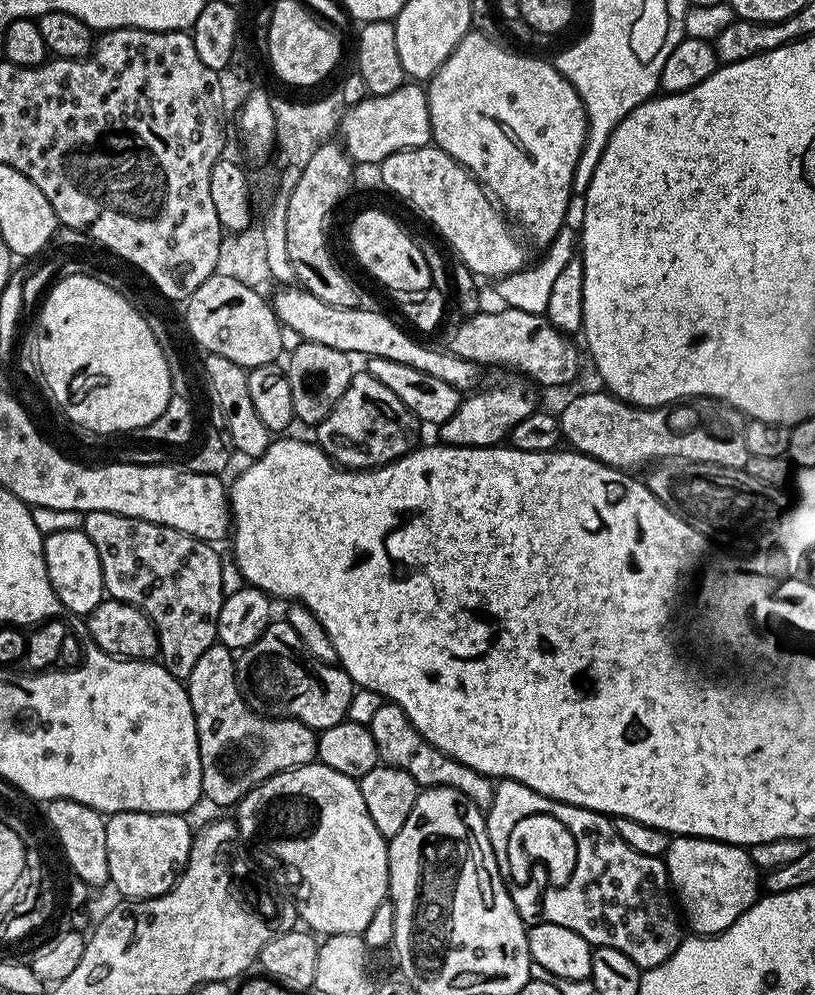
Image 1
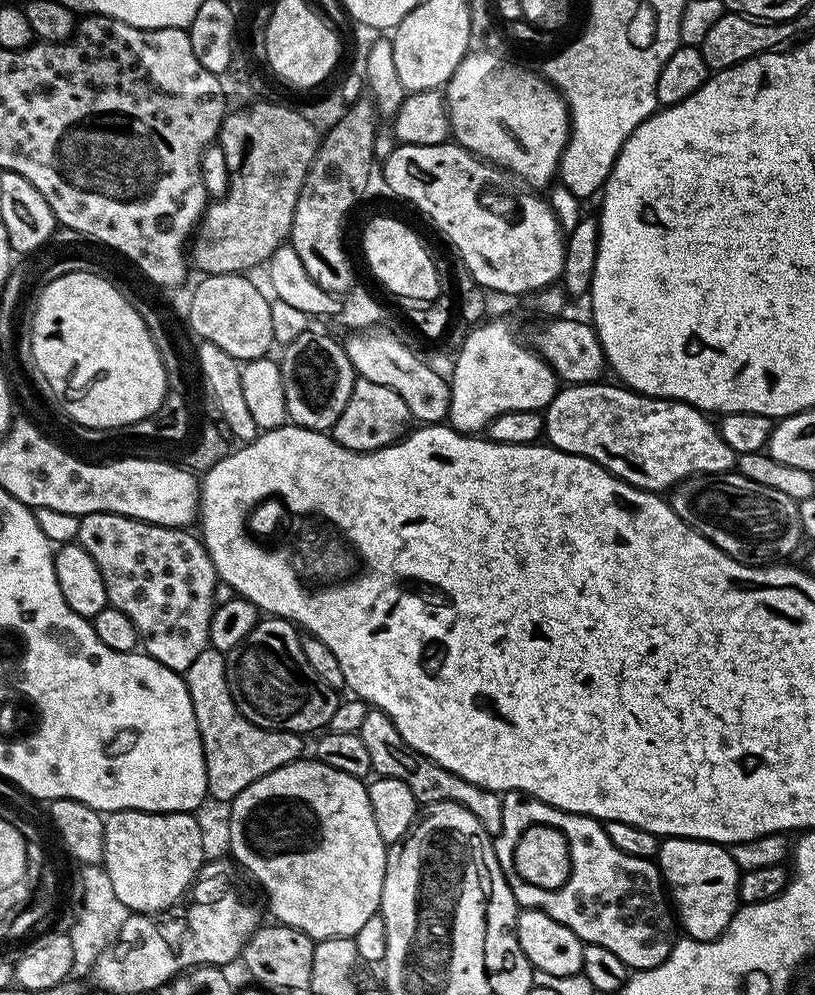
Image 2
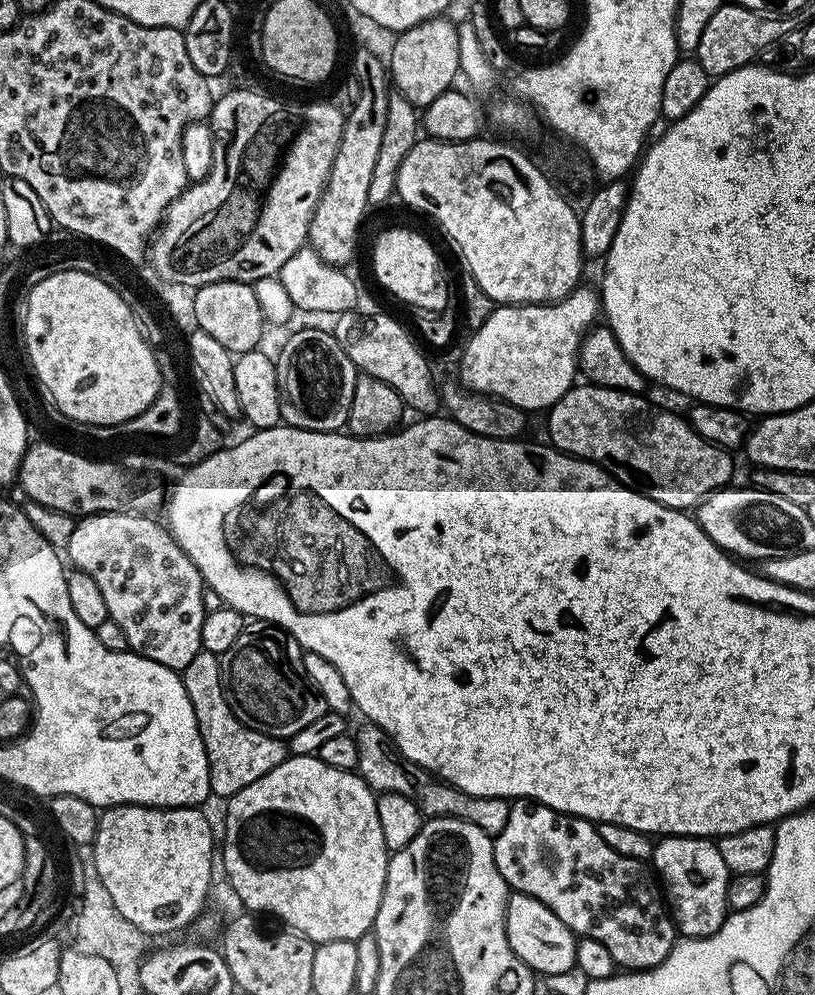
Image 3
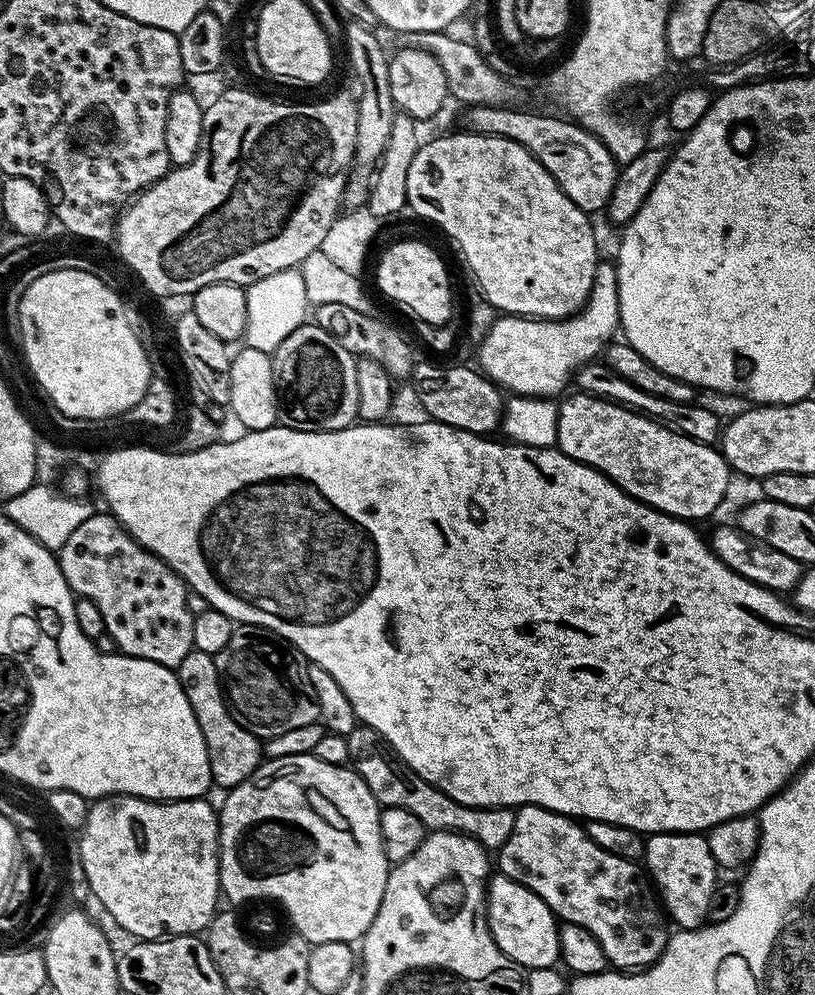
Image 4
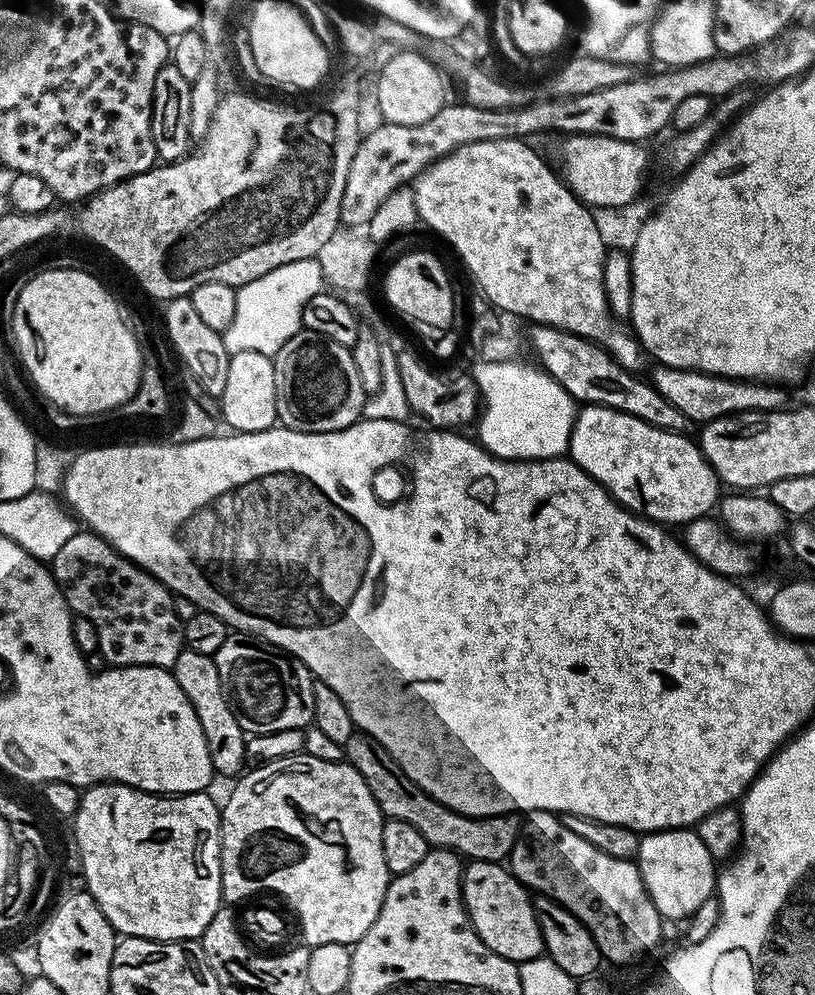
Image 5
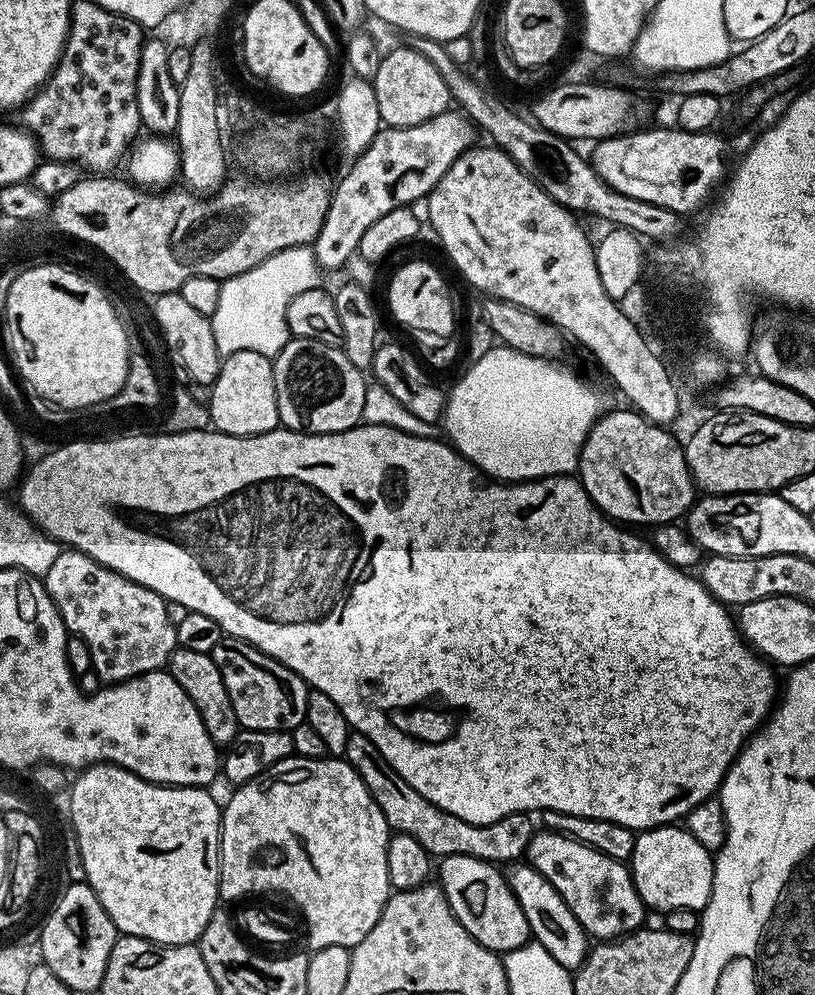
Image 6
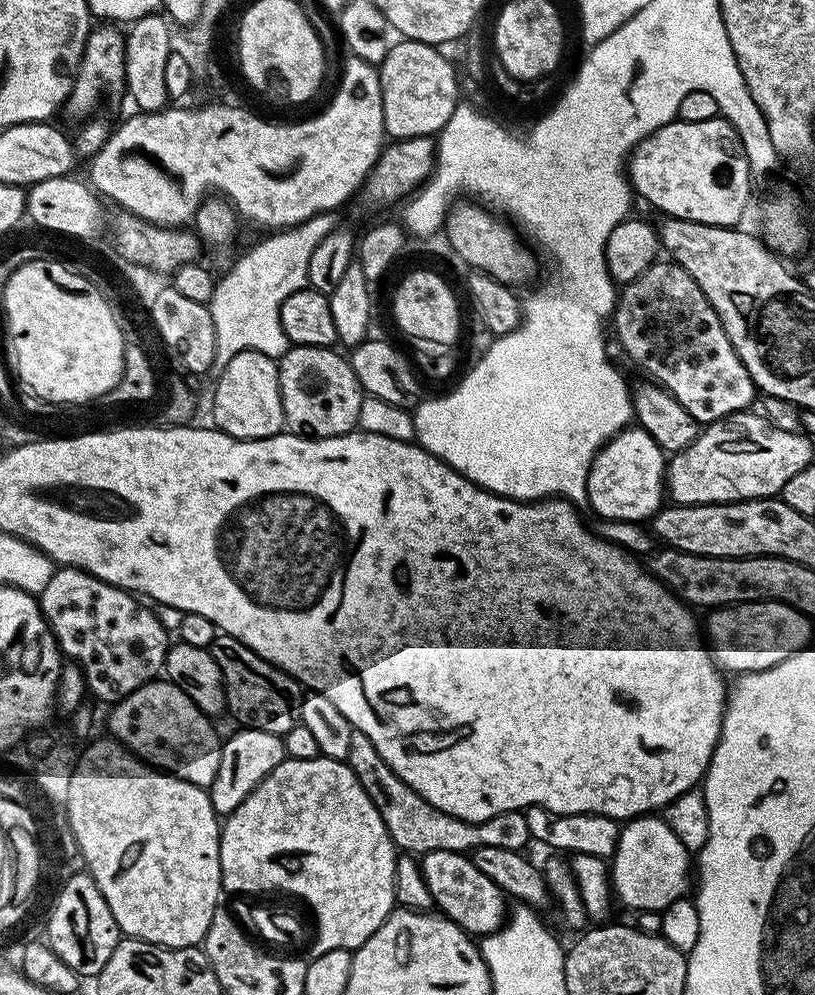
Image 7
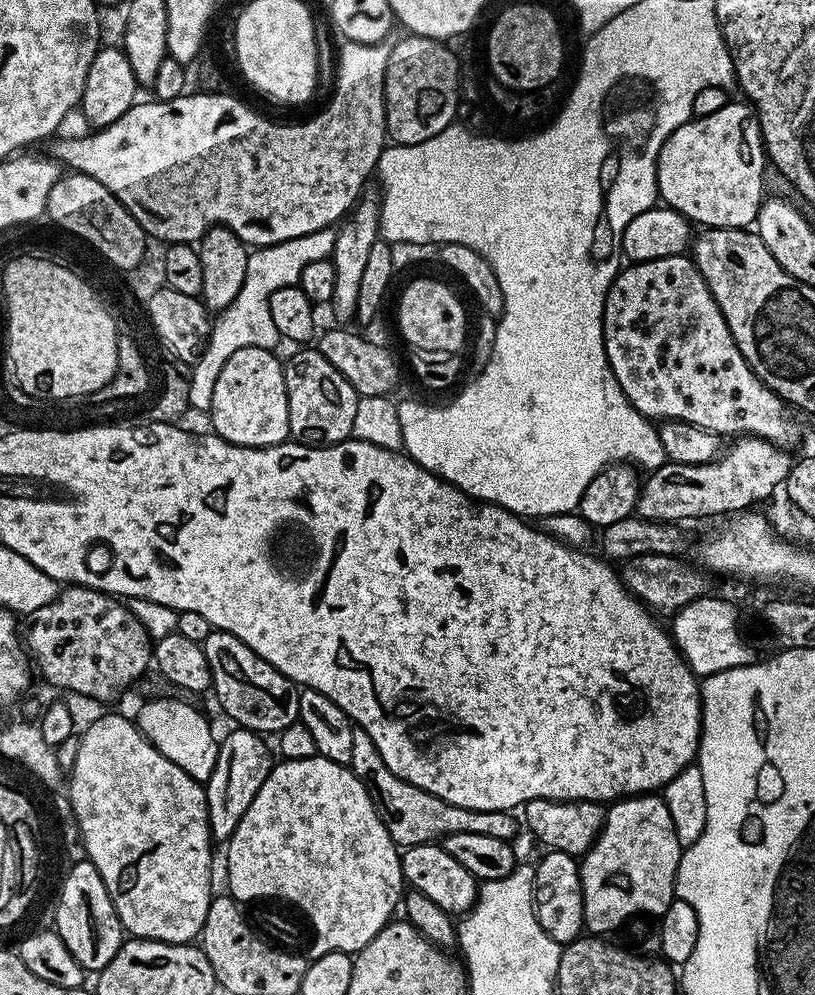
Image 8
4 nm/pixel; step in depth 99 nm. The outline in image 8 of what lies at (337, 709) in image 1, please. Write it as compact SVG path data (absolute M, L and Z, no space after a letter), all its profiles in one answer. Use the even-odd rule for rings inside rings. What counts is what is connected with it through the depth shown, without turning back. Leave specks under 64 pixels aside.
M213 630L204 639L204 653L206 662L210 662L210 674L212 675L211 691L216 692L216 700L220 708L233 721L233 725L247 728L249 732L257 734L278 734L286 730L286 726L297 723L300 719L300 688L288 677L282 674L270 662L266 662L250 646L246 646L234 634Z

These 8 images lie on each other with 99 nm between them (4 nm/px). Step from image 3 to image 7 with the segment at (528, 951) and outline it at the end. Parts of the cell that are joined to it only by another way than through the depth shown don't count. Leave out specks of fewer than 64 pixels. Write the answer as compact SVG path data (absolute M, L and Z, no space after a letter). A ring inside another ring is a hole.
M450 850L425 852L420 860L420 869L426 878L426 886L430 886L433 905L465 932L483 938L504 923L504 892L497 884L490 882L490 878L486 878L486 874L482 874L482 870L478 870L465 853Z

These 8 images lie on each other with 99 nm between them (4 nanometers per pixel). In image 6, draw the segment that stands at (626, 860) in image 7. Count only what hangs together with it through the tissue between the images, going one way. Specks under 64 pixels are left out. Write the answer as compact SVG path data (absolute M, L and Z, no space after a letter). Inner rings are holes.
M684 826L650 828L641 831L634 842L630 871L645 909L657 908L660 914L667 914L674 910L694 910L699 913L710 902L715 869L713 853L708 852L706 846L702 846L702 842L698 842L698 838L694 838L694 834L690 834Z

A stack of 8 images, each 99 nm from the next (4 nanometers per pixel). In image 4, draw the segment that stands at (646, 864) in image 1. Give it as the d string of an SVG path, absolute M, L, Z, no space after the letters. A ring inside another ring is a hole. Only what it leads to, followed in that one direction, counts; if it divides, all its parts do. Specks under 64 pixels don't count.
M536 804L517 807L514 830L499 848L498 856L499 871L503 875L526 886L526 890L534 890L534 894L538 894L538 898L542 898L542 902L546 902L546 906L550 906L552 913L563 923L577 924L582 926L582 930L590 930L590 934L598 938L613 969L643 970L664 953L664 947L668 945L670 924L661 901L650 887L649 877L637 861L618 858L618 854L602 850L602 846L594 843L575 819L561 816L549 808L540 808Z

